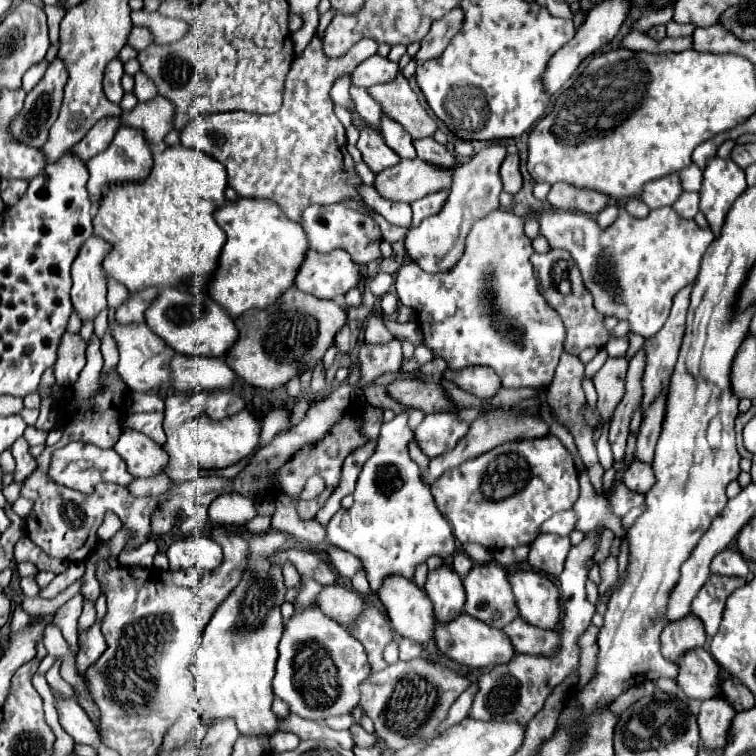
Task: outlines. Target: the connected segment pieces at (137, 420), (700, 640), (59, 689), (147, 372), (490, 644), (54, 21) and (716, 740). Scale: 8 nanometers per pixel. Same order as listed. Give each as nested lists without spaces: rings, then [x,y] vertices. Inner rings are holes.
[[[126,412],[126,416],[120,420],[122,430],[138,430],[152,438],[156,444],[164,446],[166,444],[166,434],[162,430],[162,418],[164,414],[160,412],[146,412],[146,414],[134,414]]]
[[[694,614],[684,616],[682,620],[676,620],[672,624],[668,624],[662,634],[662,652],[664,658],[676,662],[680,658],[680,654],[704,646],[706,642],[706,632],[704,632],[704,624],[700,618],[696,618]]]
[[[57,657],[55,659],[55,663],[45,675],[46,680],[53,694],[60,696],[60,698],[72,698],[74,696],[74,692],[72,687],[62,679],[60,675],[60,666],[61,660]]]
[[[112,322],[110,332],[112,332],[112,338],[116,340],[116,346],[118,346],[118,352],[120,352],[118,374],[122,376],[122,380],[126,382],[126,386],[130,390],[146,392],[146,390],[152,390],[156,386],[168,384],[170,374],[168,374],[168,370],[164,366],[174,356],[174,350],[168,348],[164,344],[164,340],[160,340],[146,324],[120,324],[120,322]]]
[[[462,612],[458,618],[454,618],[446,624],[436,620],[434,640],[442,654],[446,654],[448,658],[452,658],[458,664],[464,664],[468,668],[486,668],[486,666],[504,664],[504,662],[512,660],[512,656],[514,656],[514,648],[502,630],[488,626],[488,624],[476,620],[474,616],[468,616],[466,612]]]
[[[44,6],[44,12],[48,16],[48,28],[50,28],[50,42],[56,44],[58,42],[58,28],[60,28],[60,20],[64,18],[64,8],[60,6]]]
[[[722,690],[718,696],[702,702],[700,714],[698,714],[698,726],[700,726],[700,736],[708,750],[722,748],[726,744],[726,734],[734,714],[736,712],[732,704],[728,702]]]

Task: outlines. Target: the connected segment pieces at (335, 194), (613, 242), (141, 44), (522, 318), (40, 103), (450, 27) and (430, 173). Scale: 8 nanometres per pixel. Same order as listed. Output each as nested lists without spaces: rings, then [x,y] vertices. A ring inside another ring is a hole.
[[[314,36],[312,42],[306,46],[306,50],[300,56],[296,56],[292,62],[292,68],[290,68],[290,72],[286,76],[286,84],[284,84],[284,102],[278,112],[268,114],[268,116],[256,116],[256,114],[248,114],[248,112],[202,114],[202,116],[194,118],[182,130],[182,134],[180,134],[182,144],[220,160],[228,172],[228,186],[232,186],[238,192],[238,196],[274,200],[276,204],[280,204],[284,214],[294,222],[300,222],[304,208],[308,208],[312,204],[336,204],[336,202],[344,202],[348,198],[356,200],[366,210],[370,210],[370,206],[366,206],[364,198],[360,196],[362,178],[356,174],[354,160],[352,160],[350,152],[346,150],[344,126],[336,118],[334,104],[328,96],[330,96],[330,88],[332,88],[334,80],[342,72],[352,72],[352,68],[356,68],[356,64],[360,64],[362,60],[370,58],[376,52],[378,52],[376,40],[364,38],[364,40],[356,42],[354,48],[346,56],[328,60],[322,52],[322,40]]]
[[[672,208],[650,210],[646,218],[632,218],[624,210],[620,210],[614,224],[608,228],[600,228],[596,220],[588,214],[564,210],[550,210],[544,214],[540,212],[538,222],[542,236],[548,238],[550,246],[566,250],[576,260],[584,288],[594,298],[594,308],[604,316],[616,316],[618,320],[626,320],[630,324],[630,332],[640,334],[642,338],[652,338],[664,326],[676,292],[692,284],[700,268],[700,260],[714,240],[710,228],[700,228],[694,220],[680,218]]]
[[[134,26],[132,32],[130,32],[130,36],[128,36],[128,44],[130,44],[132,48],[136,48],[138,52],[142,52],[142,50],[146,50],[150,44],[154,44],[154,36],[152,36],[152,32],[150,32],[148,28],[144,28],[144,26]]]
[[[496,210],[472,226],[466,236],[466,252],[452,272],[424,274],[416,264],[408,262],[396,274],[396,294],[404,306],[416,312],[420,330],[424,332],[424,344],[432,348],[434,356],[442,356],[448,362],[448,368],[458,370],[468,364],[484,364],[500,376],[502,388],[546,386],[554,378],[558,358],[564,352],[564,322],[538,292],[530,264],[532,254],[534,248],[530,238],[524,234],[522,218]]]
[[[54,58],[52,64],[48,66],[44,78],[34,86],[32,92],[28,92],[26,102],[24,102],[24,112],[20,112],[20,120],[16,120],[16,124],[12,124],[12,134],[16,136],[16,140],[20,140],[22,144],[40,148],[50,132],[50,126],[56,122],[60,106],[62,106],[62,92],[64,92],[64,84],[68,82],[68,70],[62,58]]]
[[[454,8],[454,12],[448,12],[448,16],[436,20],[432,24],[428,36],[424,36],[424,40],[420,42],[420,50],[414,56],[416,66],[422,66],[424,62],[428,62],[432,58],[438,58],[444,52],[444,48],[448,46],[452,36],[460,30],[462,18],[464,16],[462,16],[460,8]]]
[[[420,158],[400,160],[396,166],[386,168],[376,178],[376,190],[396,202],[414,202],[432,192],[448,190],[454,170],[434,166]]]

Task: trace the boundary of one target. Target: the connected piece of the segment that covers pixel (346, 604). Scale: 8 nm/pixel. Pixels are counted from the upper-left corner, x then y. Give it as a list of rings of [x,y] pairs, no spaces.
[[[332,584],[332,586],[324,586],[324,590],[318,596],[318,606],[324,608],[324,612],[330,612],[330,616],[346,630],[352,630],[356,624],[356,616],[362,614],[364,610],[364,598],[354,592],[348,590],[340,584]]]

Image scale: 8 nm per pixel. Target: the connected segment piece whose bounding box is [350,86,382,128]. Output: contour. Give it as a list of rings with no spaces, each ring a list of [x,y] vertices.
[[[352,86],[350,88],[350,96],[352,96],[354,104],[356,104],[356,110],[358,110],[360,118],[364,122],[368,122],[370,126],[378,128],[380,126],[380,112],[382,112],[380,104],[376,104],[376,100],[372,100],[364,88]]]

